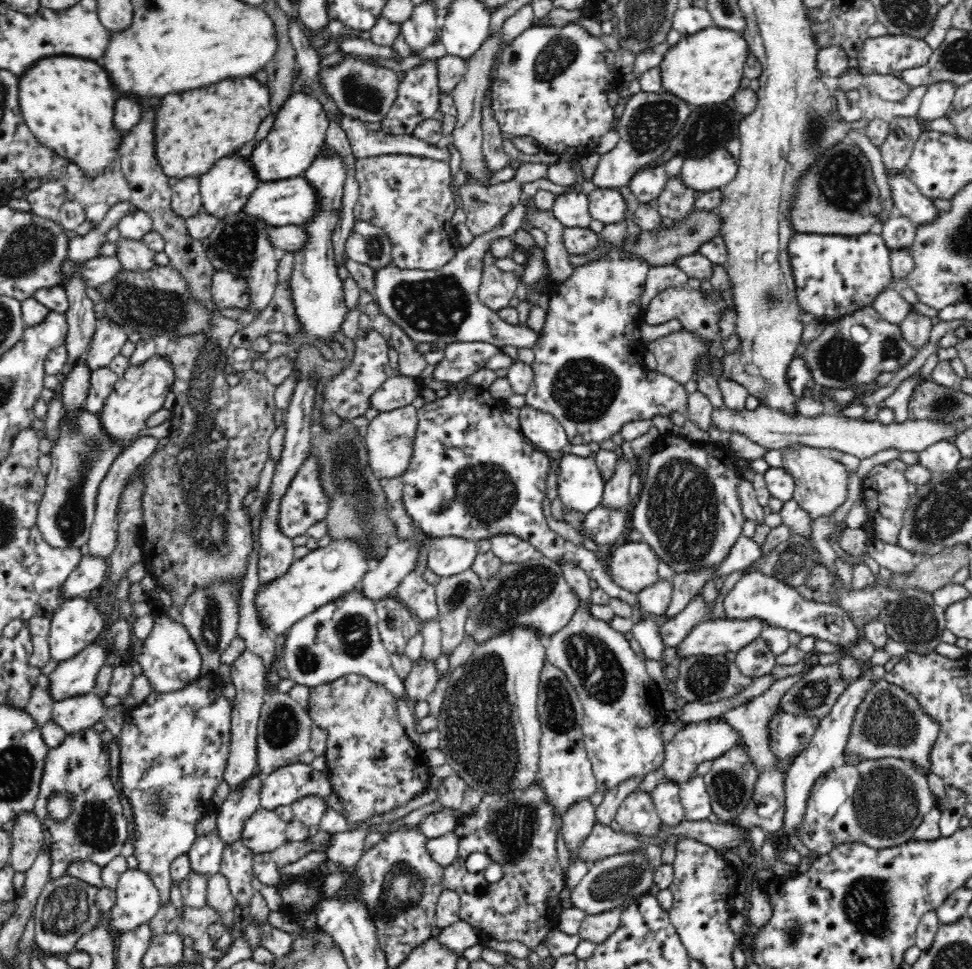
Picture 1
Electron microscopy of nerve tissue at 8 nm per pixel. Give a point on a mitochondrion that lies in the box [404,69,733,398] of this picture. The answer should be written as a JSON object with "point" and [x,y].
{"point":[653,121]}

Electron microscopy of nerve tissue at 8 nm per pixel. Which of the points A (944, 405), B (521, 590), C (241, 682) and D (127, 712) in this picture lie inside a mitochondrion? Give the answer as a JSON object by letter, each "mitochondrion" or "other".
{"A":"mitochondrion","B":"mitochondrion","C":"other","D":"other"}

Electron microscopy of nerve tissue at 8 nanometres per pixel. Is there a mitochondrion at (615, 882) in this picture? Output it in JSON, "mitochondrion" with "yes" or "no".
{"mitochondrion":"yes"}

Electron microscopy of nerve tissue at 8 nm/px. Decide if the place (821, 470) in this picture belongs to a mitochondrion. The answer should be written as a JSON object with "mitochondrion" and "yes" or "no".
{"mitochondrion":"no"}

